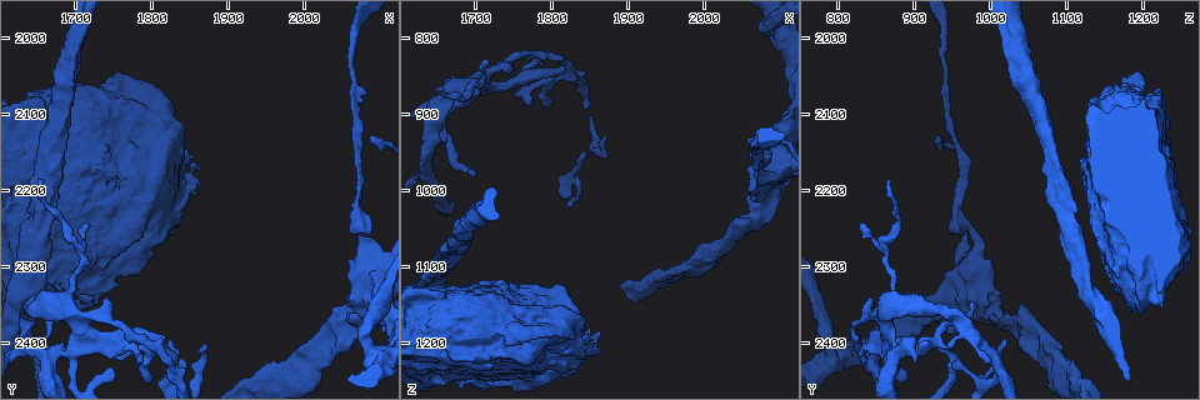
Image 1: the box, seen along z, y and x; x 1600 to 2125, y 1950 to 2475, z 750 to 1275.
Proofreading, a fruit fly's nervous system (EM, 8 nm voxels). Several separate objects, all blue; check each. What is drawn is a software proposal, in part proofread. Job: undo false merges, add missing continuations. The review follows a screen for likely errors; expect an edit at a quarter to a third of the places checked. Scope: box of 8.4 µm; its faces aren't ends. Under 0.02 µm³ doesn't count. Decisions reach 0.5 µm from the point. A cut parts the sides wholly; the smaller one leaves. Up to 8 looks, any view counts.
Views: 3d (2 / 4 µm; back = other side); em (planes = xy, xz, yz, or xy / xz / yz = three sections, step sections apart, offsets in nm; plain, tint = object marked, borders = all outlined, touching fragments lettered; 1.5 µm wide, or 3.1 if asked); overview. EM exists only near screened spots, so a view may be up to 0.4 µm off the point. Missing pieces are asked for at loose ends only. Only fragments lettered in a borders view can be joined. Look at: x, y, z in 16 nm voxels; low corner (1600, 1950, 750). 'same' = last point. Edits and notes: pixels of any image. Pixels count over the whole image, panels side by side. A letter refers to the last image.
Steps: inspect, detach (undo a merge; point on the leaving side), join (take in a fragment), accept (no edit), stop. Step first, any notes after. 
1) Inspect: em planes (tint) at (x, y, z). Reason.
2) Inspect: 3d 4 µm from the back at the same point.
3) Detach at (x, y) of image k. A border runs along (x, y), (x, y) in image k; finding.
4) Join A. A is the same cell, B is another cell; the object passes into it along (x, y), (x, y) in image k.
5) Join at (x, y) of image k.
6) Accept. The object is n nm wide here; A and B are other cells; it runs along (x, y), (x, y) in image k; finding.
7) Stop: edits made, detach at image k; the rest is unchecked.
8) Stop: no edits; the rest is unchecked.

Inspect: em planes (borders) at (1780, 2395, 845). Sharp bend.

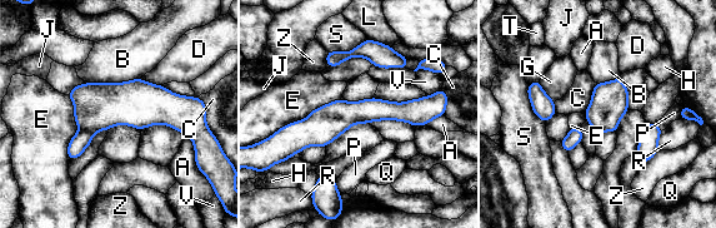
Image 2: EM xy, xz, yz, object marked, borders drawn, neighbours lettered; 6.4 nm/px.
Detach at (78, 144) of image 2. The object is 200 nm wide here; the longest contact is with E, 480 nm; A, B, C, D, E, G, H, J, L, P, Q, R, S, T, V and Z are other cells; two cells meet here.

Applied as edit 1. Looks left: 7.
Inspect: 3d 4 µm at (1855, 2190, 1210). Closes a loop.

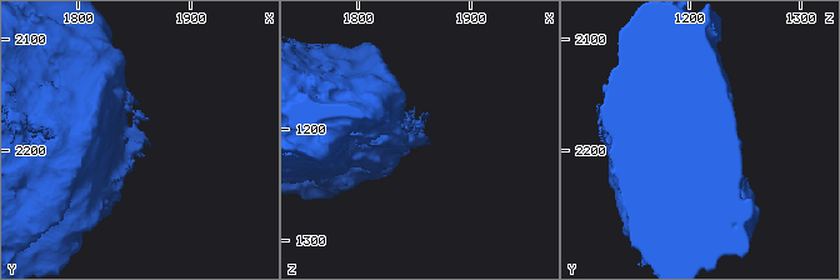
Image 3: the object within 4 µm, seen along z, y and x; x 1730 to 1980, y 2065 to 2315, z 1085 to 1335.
Inspect: em yz step 4 (tint) at (1854, 2190, 1212). Shape alone is not enough.

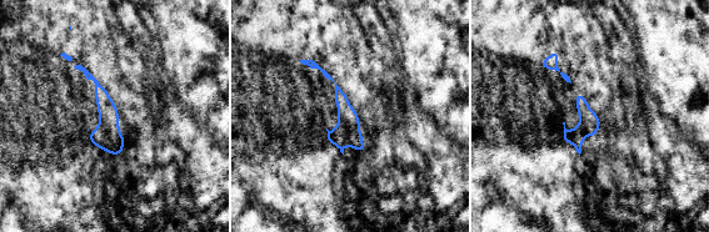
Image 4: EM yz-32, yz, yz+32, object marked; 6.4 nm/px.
Inspect: em planes (borders) at the same point. Another direction.

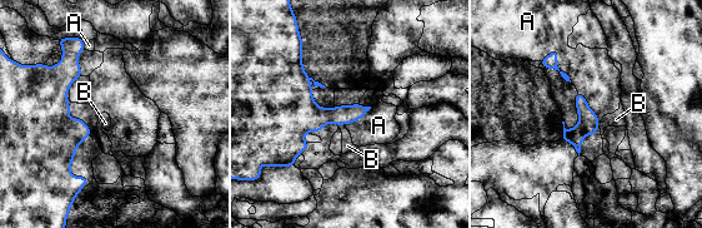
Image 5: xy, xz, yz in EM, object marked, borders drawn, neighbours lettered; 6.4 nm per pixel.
Accept. The object is 130 nm wide here; A and B are other cells; one cell here.

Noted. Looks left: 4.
Inspect: em planes (tint) at (2075, 2240, 960). Thick turns thin.

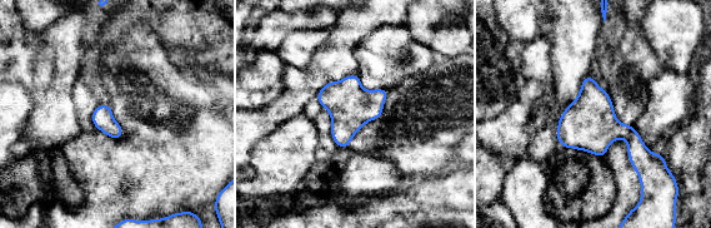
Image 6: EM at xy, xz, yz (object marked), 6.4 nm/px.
Inspect: em planes (borders) at the same point.

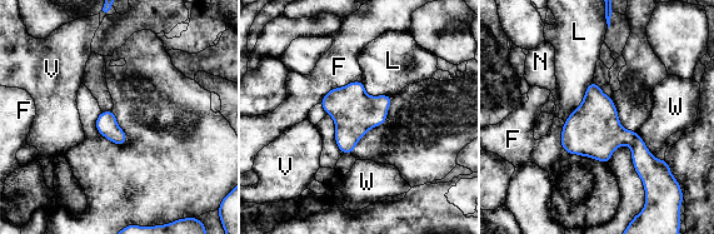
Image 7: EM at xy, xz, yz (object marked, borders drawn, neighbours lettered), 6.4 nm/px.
Accept. The object is 280 nm wide here; F, L, N, V and W are other cells; a border runs along (592, 80), (582, 103), (564, 120) in image 7; one cell here.

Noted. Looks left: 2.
Stop: edits made, detach at image 2; the rest is unchecked.

